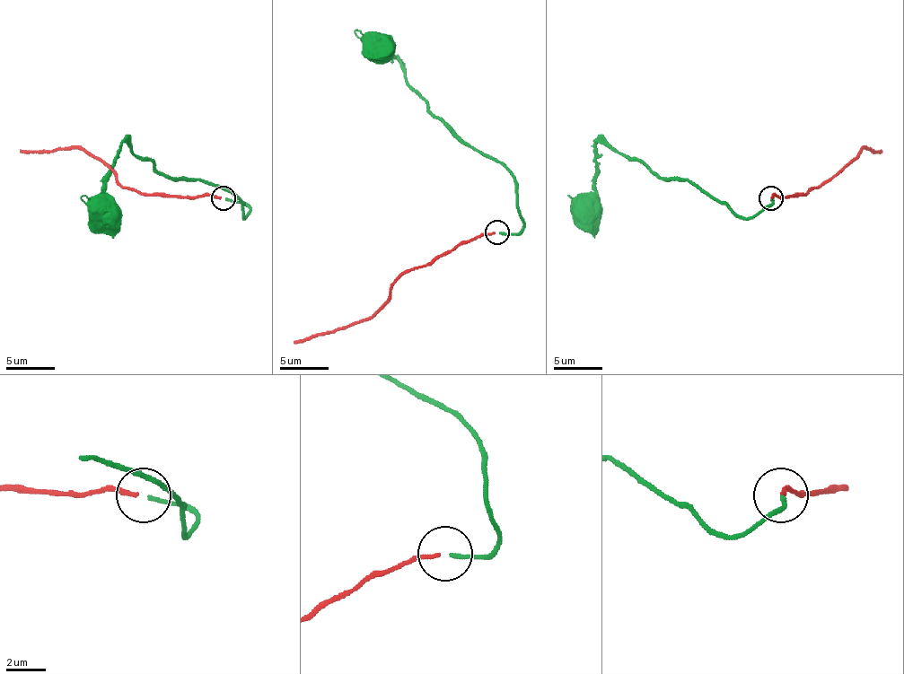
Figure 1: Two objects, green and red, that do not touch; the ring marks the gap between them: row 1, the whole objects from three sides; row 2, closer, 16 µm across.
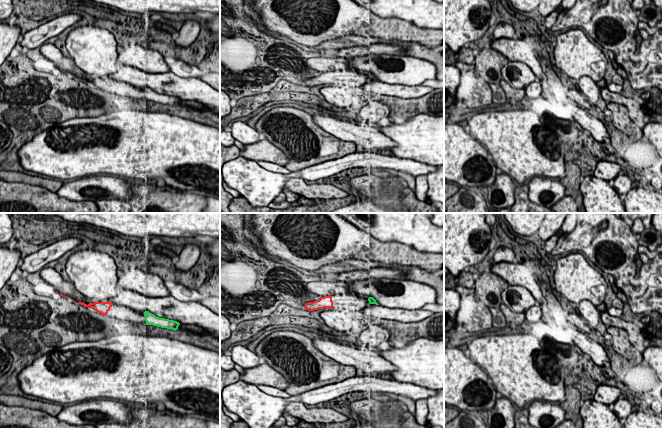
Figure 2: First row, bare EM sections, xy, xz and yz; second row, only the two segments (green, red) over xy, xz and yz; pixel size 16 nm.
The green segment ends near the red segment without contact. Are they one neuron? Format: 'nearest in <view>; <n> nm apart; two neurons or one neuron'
nearest in xy; 500 nm apart; one neuron

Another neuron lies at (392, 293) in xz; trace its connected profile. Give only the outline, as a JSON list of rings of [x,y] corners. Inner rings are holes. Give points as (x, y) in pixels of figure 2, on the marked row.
[[[369,278],[348,283],[351,291],[360,298],[373,297],[376,302],[387,308],[401,308],[407,310],[422,309],[426,304],[436,304],[436,291],[433,287],[417,283],[412,280]]]

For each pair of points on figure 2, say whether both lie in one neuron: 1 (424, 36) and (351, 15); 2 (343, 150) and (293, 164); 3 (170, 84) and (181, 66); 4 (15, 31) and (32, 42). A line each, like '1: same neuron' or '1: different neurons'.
1: same neuron
2: same neuron
3: different neurons
4: different neurons

